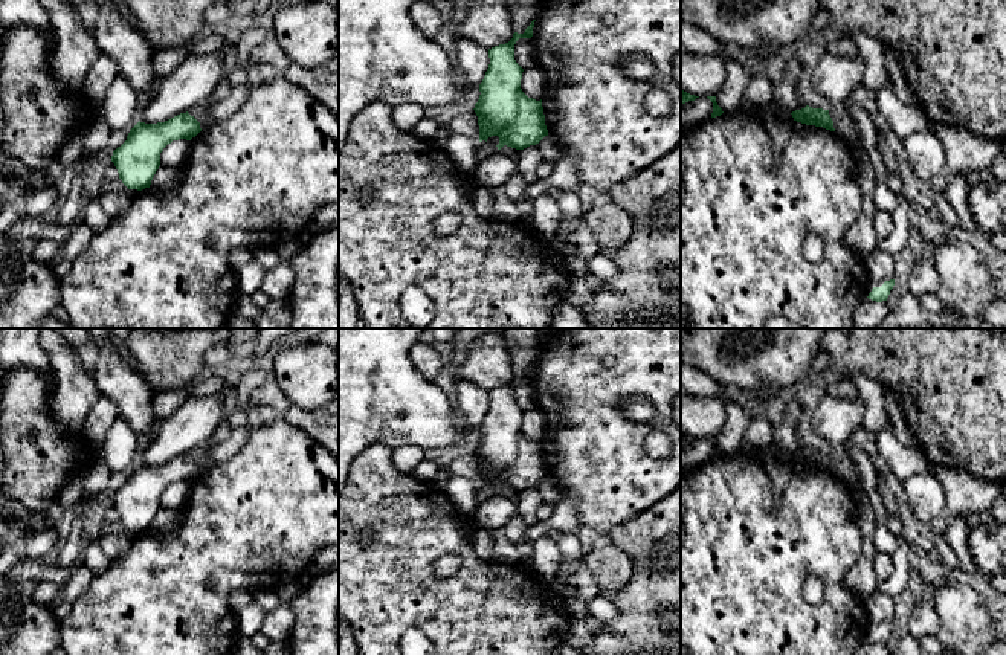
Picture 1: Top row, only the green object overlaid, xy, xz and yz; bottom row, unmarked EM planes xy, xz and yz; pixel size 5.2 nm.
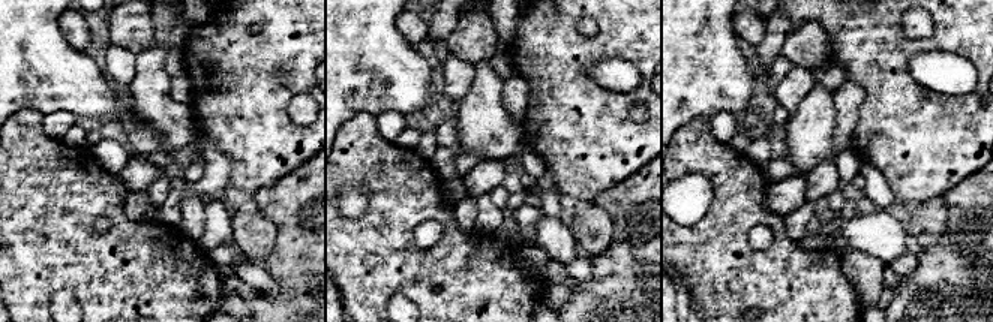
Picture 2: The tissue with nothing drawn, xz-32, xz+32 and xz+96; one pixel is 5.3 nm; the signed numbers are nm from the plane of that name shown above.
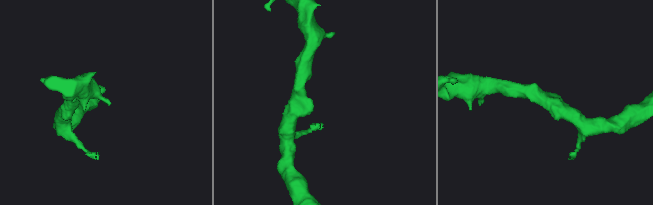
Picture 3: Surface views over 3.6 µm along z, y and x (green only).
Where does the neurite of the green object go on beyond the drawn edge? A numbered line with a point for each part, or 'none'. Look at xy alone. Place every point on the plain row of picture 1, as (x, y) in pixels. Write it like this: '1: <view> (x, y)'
none

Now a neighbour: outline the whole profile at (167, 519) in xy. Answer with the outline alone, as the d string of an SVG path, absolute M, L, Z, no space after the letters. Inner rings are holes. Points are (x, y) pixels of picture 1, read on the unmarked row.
M182 507L179 508L159 508L156 513L150 530L159 533L171 533L176 531L182 521Z

